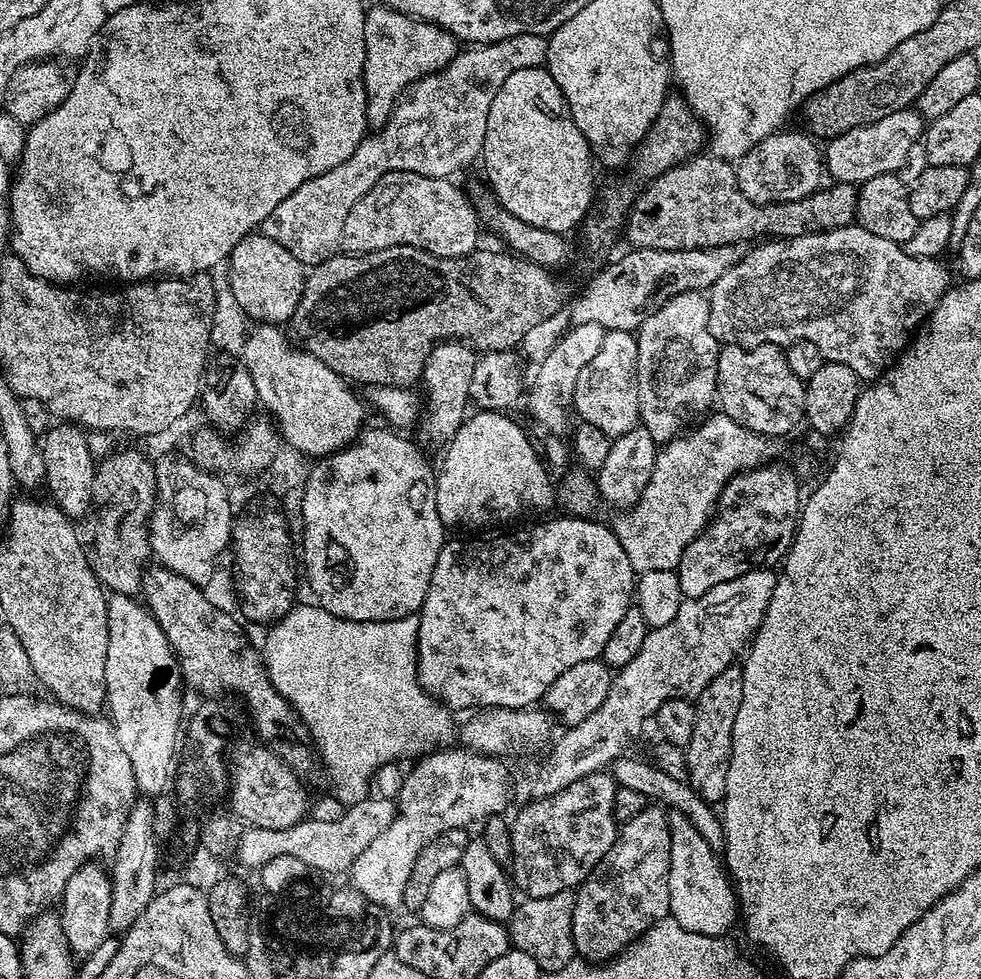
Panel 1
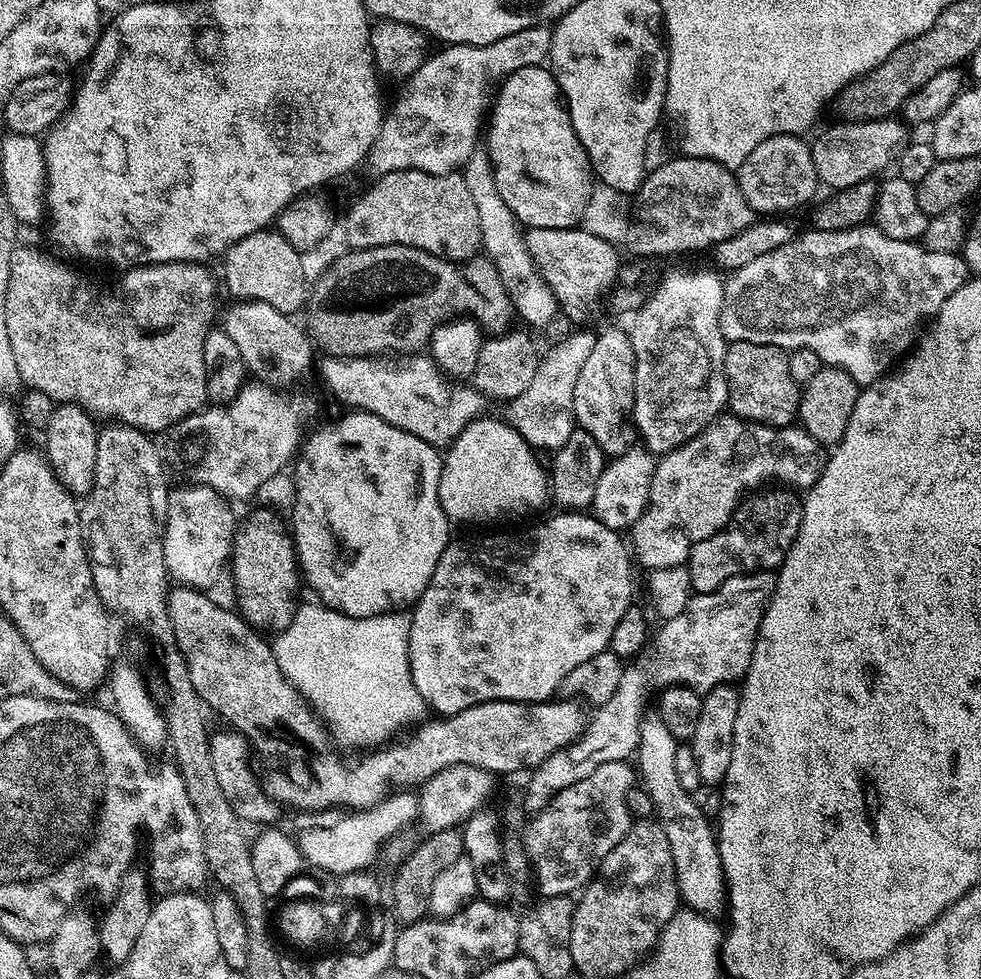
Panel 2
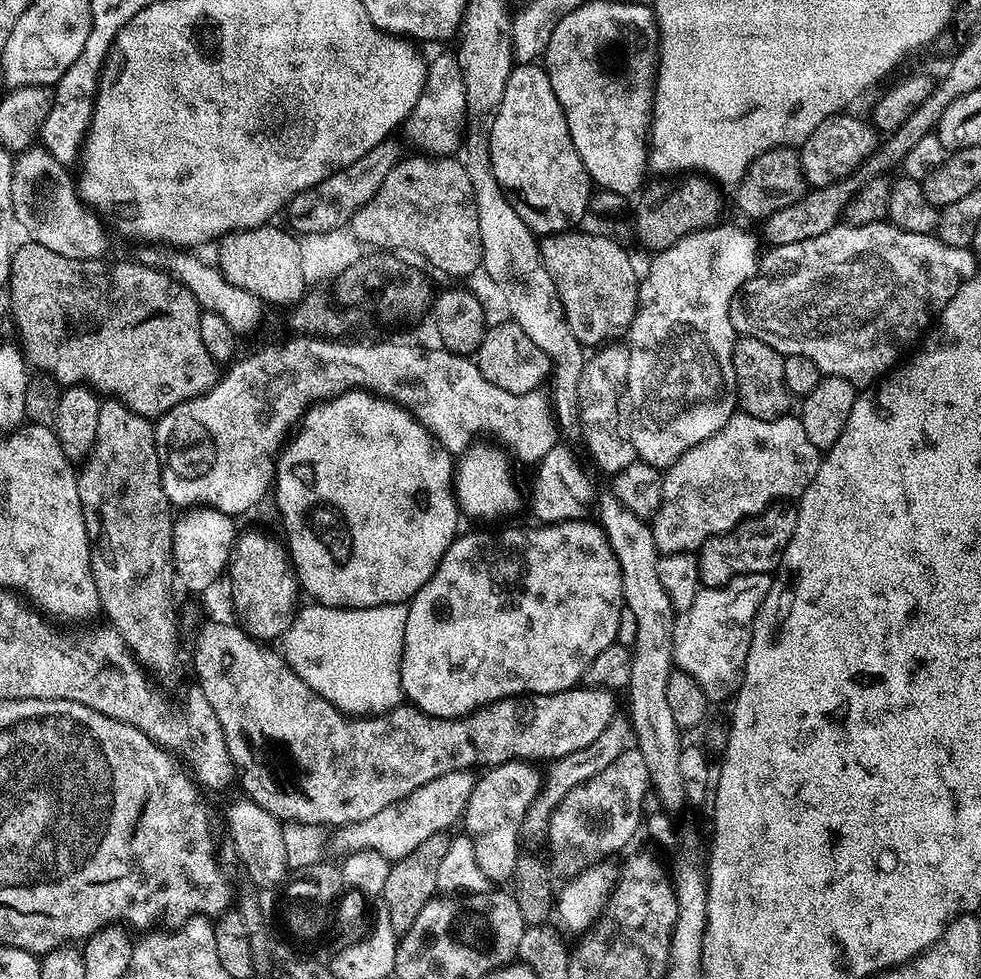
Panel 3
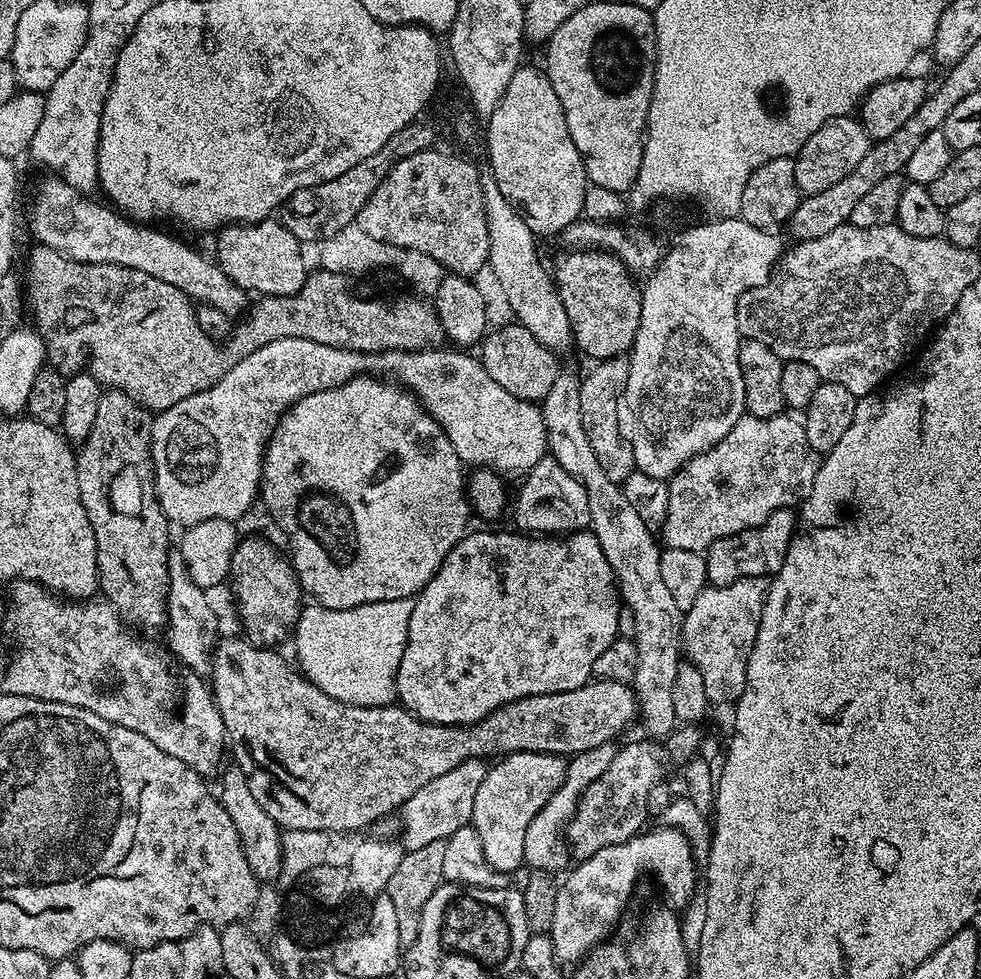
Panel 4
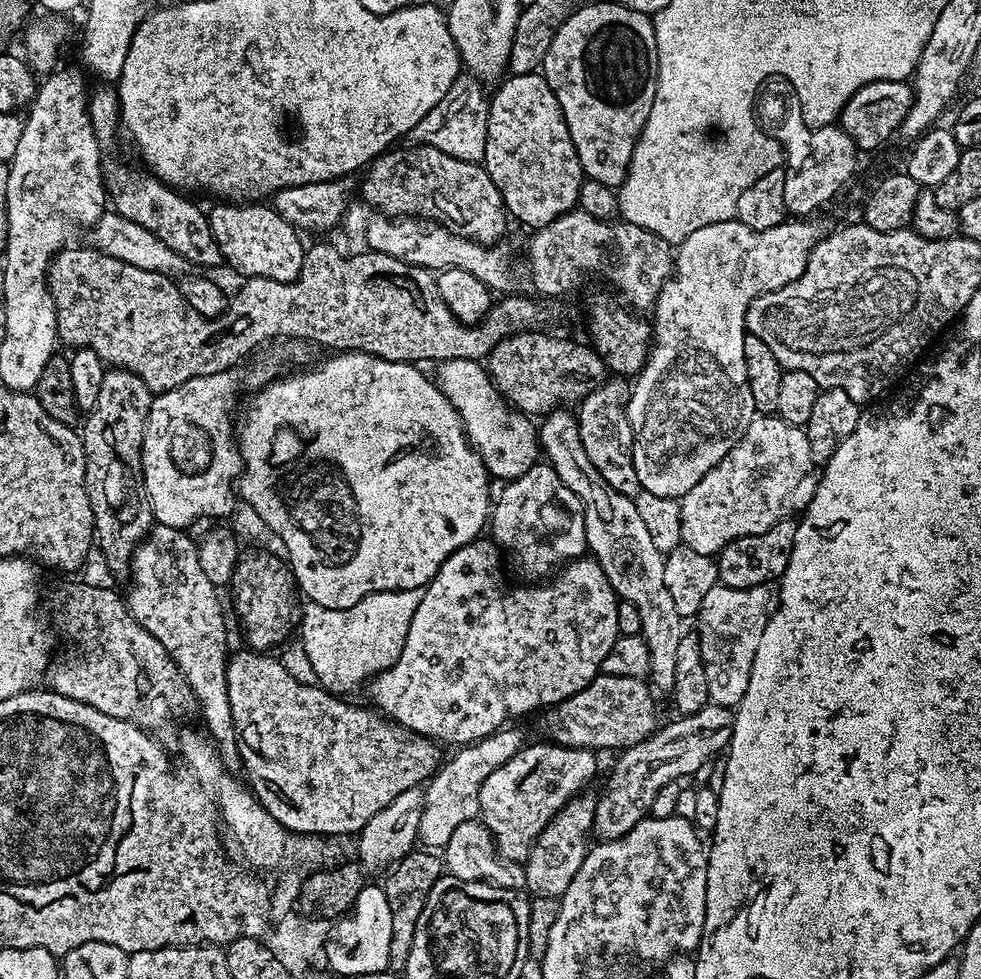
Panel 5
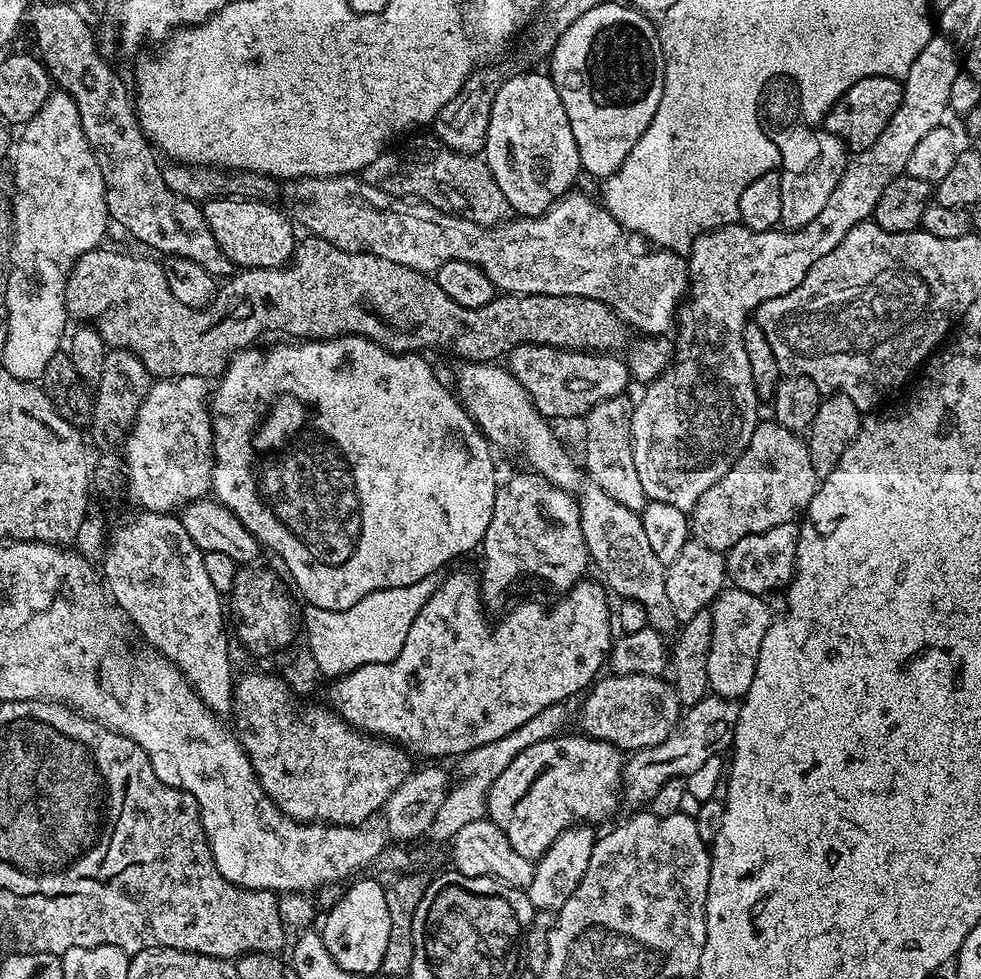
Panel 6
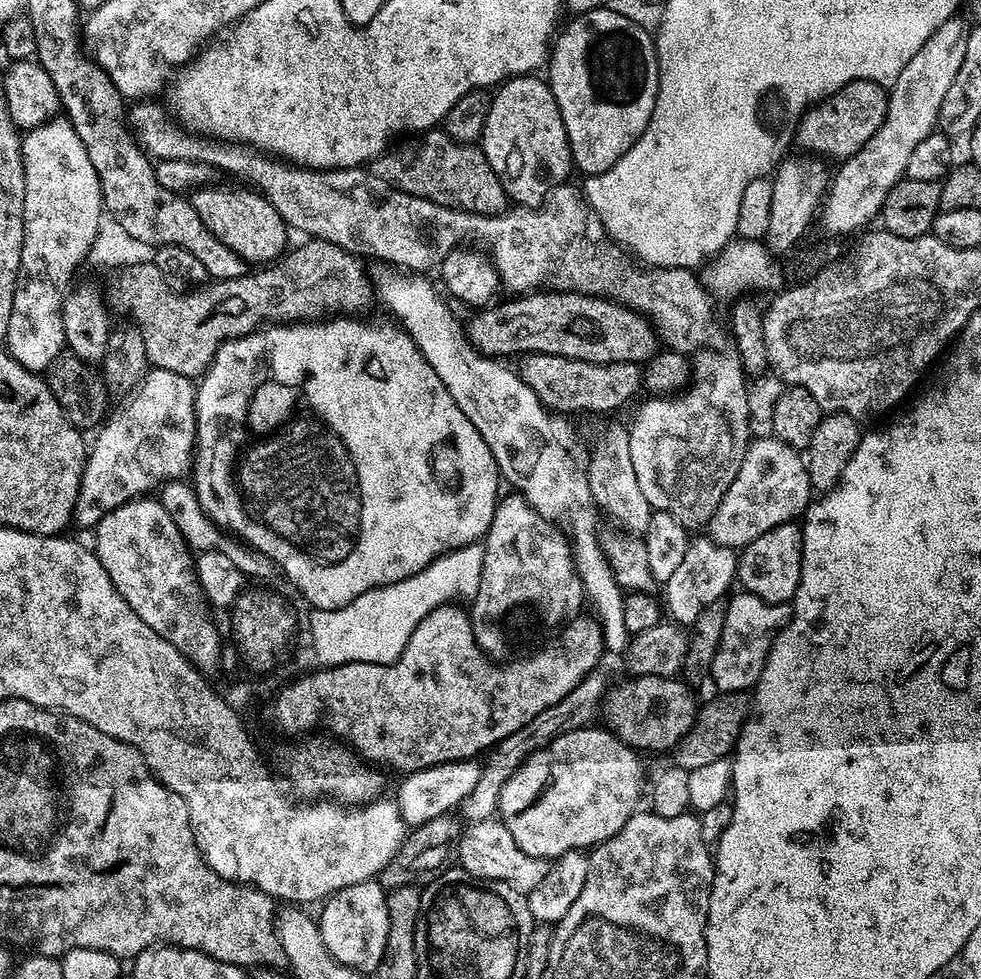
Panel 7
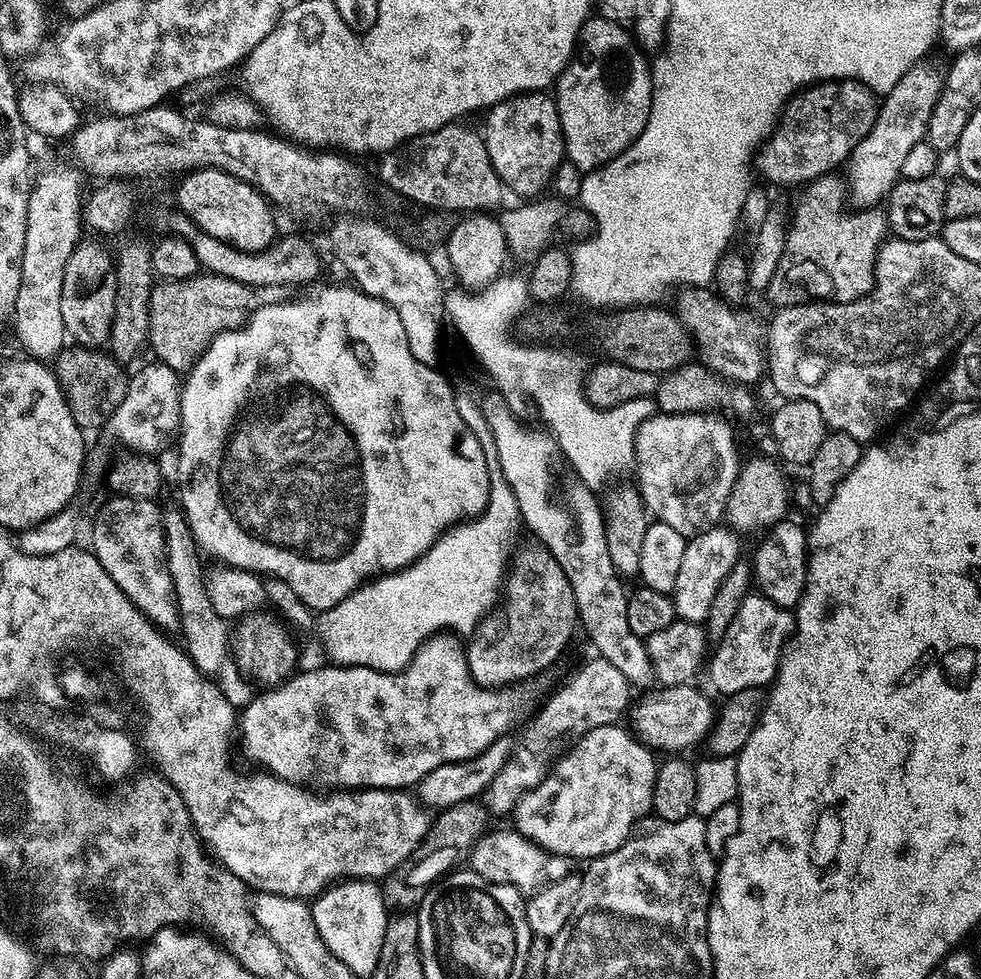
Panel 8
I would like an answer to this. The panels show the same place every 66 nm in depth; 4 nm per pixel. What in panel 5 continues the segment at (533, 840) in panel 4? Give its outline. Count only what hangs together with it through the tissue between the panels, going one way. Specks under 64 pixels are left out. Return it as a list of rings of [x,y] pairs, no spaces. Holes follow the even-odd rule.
[[[566,807],[558,812],[552,821],[538,834],[528,852],[524,864],[526,874],[526,888],[533,897],[550,896],[561,897],[564,891],[574,882],[574,874],[578,874],[578,866],[582,866],[584,855],[590,847],[589,833],[592,830],[591,811],[572,812],[571,807]]]

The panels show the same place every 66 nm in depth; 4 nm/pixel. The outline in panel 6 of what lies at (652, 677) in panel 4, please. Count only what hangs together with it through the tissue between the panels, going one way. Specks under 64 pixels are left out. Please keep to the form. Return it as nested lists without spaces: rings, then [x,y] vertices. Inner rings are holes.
[[[591,482],[585,483],[579,492],[582,534],[591,563],[604,575],[603,583],[613,593],[616,591],[617,597],[642,602],[648,627],[661,634],[675,633],[678,621],[674,606],[670,606],[670,598],[666,595],[666,565],[658,562],[655,557],[654,549],[646,539],[646,530],[642,530],[639,513],[622,506],[620,502],[614,502],[614,498],[610,498],[604,490]]]

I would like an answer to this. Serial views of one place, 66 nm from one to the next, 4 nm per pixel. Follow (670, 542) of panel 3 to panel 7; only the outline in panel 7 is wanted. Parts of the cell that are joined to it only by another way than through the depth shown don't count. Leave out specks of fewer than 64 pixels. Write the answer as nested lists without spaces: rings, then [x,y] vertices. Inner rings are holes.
[[[765,434],[761,440],[753,439],[749,443],[734,482],[730,482],[726,494],[722,494],[722,502],[718,502],[718,508],[708,519],[707,535],[722,546],[742,549],[754,542],[754,538],[766,534],[766,530],[774,530],[774,526],[791,524],[803,517],[813,496],[805,457],[797,449],[786,446],[786,442]]]

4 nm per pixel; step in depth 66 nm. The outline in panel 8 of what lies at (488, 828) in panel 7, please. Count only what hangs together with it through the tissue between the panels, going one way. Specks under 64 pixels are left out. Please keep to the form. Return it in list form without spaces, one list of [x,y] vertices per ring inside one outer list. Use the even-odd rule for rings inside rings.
[[[500,828],[497,832],[488,830],[477,837],[470,853],[471,871],[490,882],[514,886],[521,894],[538,892],[547,884],[558,882],[563,876],[569,875],[569,857],[547,852],[542,846],[525,838],[522,833],[508,828]]]

